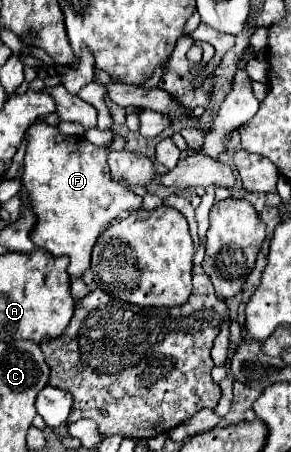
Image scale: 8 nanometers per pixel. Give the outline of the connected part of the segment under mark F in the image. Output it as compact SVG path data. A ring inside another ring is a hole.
M35 121L25 133L25 165L23 165L23 191L31 199L37 215L37 227L31 241L49 251L51 255L69 257L69 275L81 277L89 269L91 249L105 223L123 215L125 211L139 209L141 197L111 179L107 167L107 149L95 147L83 137L63 135L57 127L45 121Z

